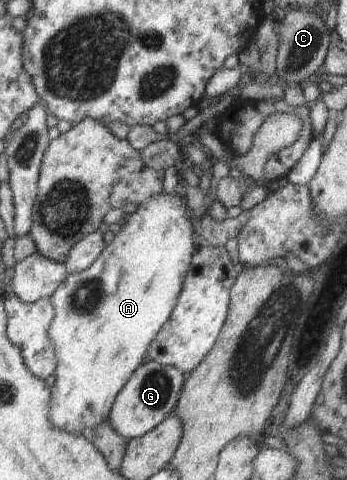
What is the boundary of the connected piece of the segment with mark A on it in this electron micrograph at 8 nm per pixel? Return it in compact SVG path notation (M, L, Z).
M181 187L175 194L161 191L159 195L151 195L130 215L91 267L78 274L68 273L50 297L55 317L49 326L49 339L57 357L55 384L50 387L49 419L53 427L90 437L93 429L108 419L115 397L146 360L151 341L171 317L197 247L185 198Z

